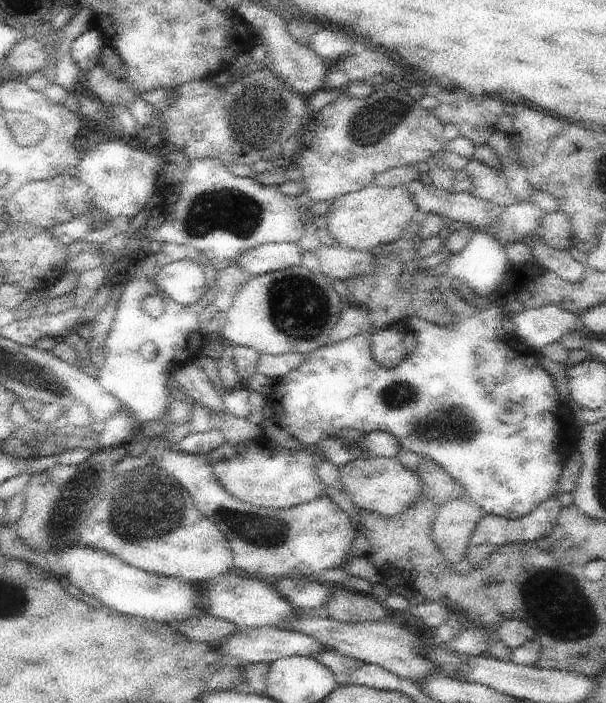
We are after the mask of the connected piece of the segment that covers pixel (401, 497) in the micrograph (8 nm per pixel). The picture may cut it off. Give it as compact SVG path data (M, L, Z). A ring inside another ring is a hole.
M366 457L353 459L338 467L342 492L354 503L356 509L369 510L391 517L400 514L408 504L412 504L424 492L424 484L418 473L408 470L398 457Z

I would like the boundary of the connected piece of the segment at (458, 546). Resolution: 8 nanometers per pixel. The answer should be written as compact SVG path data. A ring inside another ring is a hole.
M466 495L448 500L439 508L433 524L433 537L446 560L455 565L466 559L472 535L486 514Z

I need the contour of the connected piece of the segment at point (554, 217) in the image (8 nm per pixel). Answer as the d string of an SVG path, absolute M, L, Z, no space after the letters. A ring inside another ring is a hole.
M559 210L545 213L542 228L538 231L537 236L540 240L544 240L544 244L550 244L552 248L566 251L572 247L576 248L574 234L576 232L573 230L572 218Z

